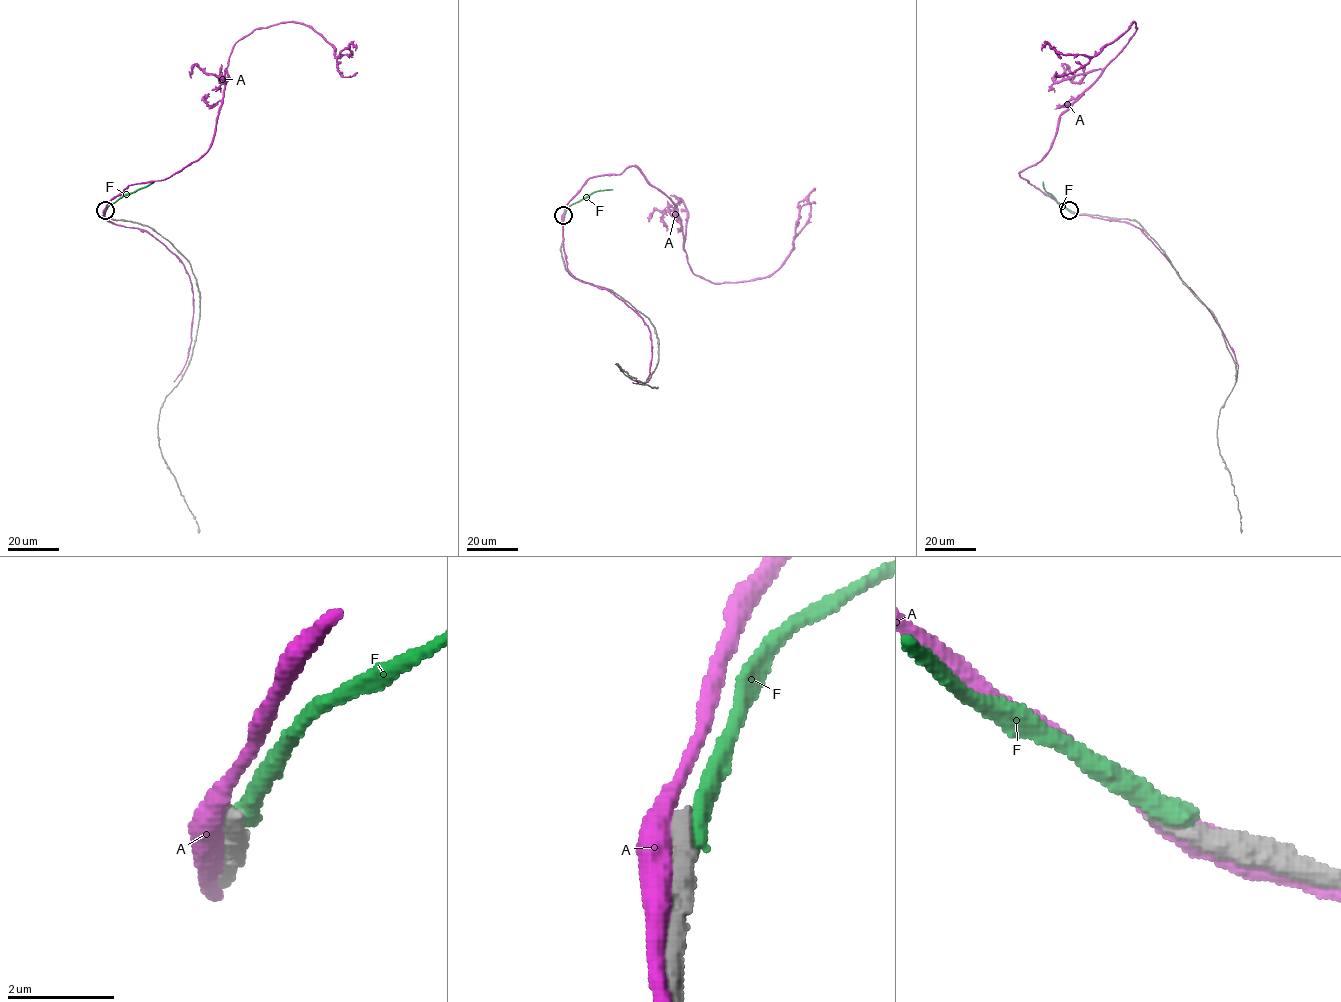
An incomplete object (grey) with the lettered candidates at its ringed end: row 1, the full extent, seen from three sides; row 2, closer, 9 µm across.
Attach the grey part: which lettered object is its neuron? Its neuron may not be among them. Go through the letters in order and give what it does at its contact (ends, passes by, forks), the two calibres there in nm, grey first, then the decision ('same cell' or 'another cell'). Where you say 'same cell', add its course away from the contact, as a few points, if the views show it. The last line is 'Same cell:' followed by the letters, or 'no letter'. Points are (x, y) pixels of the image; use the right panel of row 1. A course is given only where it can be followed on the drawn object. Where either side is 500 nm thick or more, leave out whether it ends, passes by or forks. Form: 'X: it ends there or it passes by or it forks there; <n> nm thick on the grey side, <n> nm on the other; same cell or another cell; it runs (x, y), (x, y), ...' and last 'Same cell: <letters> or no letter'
A: it passes by; 420 nm thick on the grey side, 460 nm on the other; another cell
F: it ends there; 440 nm thick on the grey side, 440 nm on the other; another cell
Same cell: no letter

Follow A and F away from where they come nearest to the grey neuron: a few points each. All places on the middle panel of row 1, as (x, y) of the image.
A: (562, 220), (589, 178), (635, 166), (675, 204), (695, 275), (755, 280), (792, 250), (814, 188)
F: (564, 216), (569, 206), (593, 192), (613, 189)

